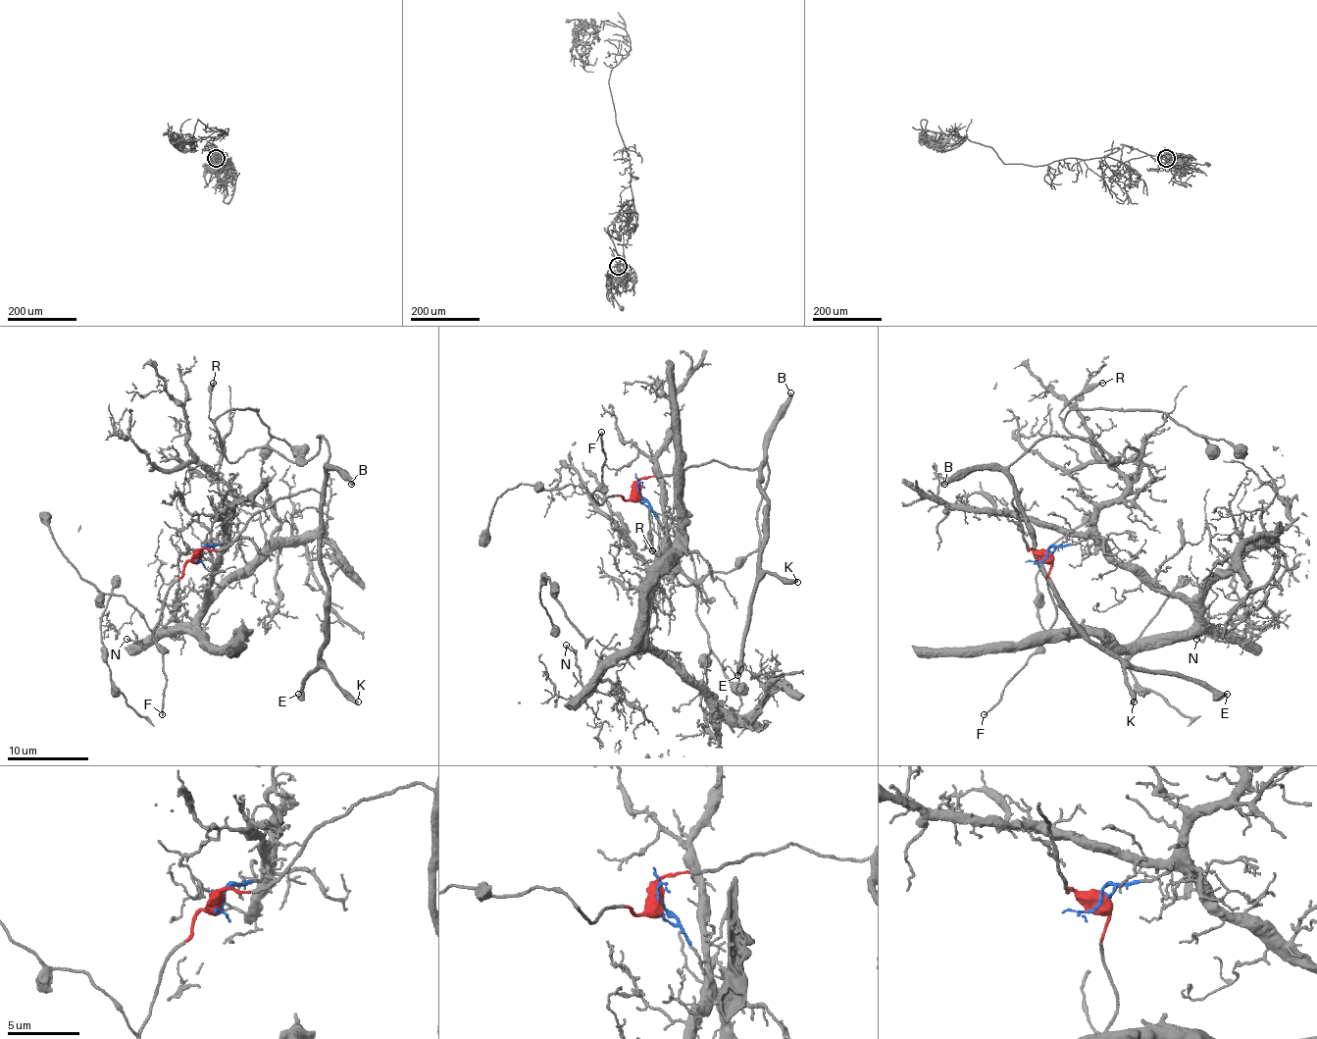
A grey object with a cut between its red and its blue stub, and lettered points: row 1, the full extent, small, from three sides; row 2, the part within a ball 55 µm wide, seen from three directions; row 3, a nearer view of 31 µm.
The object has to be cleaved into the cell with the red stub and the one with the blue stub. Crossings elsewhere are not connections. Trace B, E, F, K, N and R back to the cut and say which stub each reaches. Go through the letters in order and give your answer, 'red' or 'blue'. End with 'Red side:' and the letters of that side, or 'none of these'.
B: red
E: red
F: red
K: red
N: blue
R: red
Red side: B, E, F, K, R

